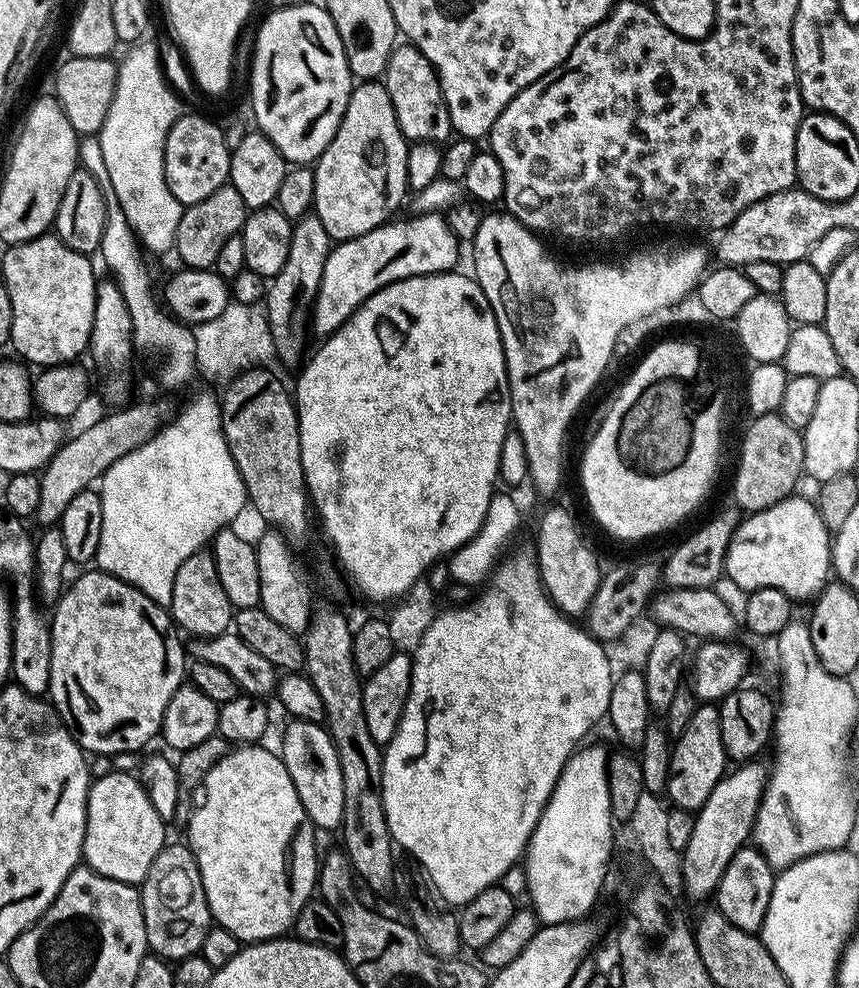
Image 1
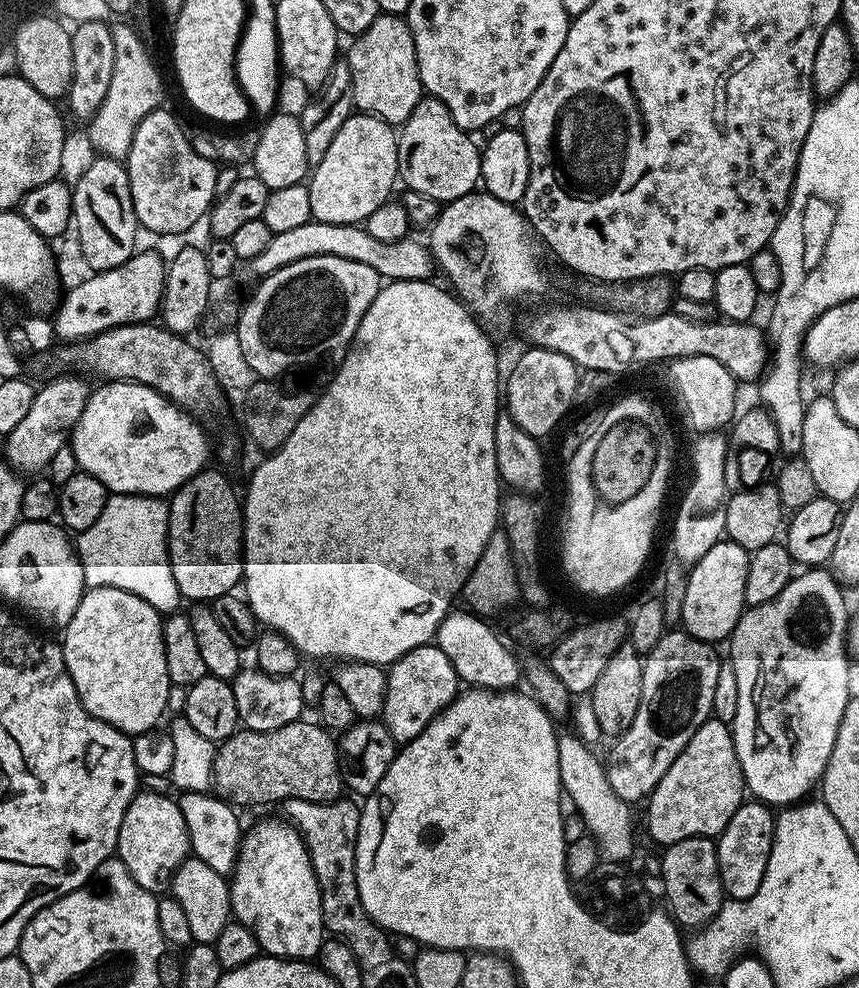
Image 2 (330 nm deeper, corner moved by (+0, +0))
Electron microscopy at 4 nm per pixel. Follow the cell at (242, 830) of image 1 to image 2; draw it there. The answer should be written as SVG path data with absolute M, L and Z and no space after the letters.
M260 820L252 829L243 833L236 853L235 867L230 873L230 912L239 923L244 924L258 938L261 949L267 955L279 956L281 958L291 958L293 960L311 961L320 955L320 944L326 938L326 929L324 927L324 911L320 905L320 887L316 881L316 875L312 869L312 853L304 845L304 838L291 823L283 824L280 820Z

